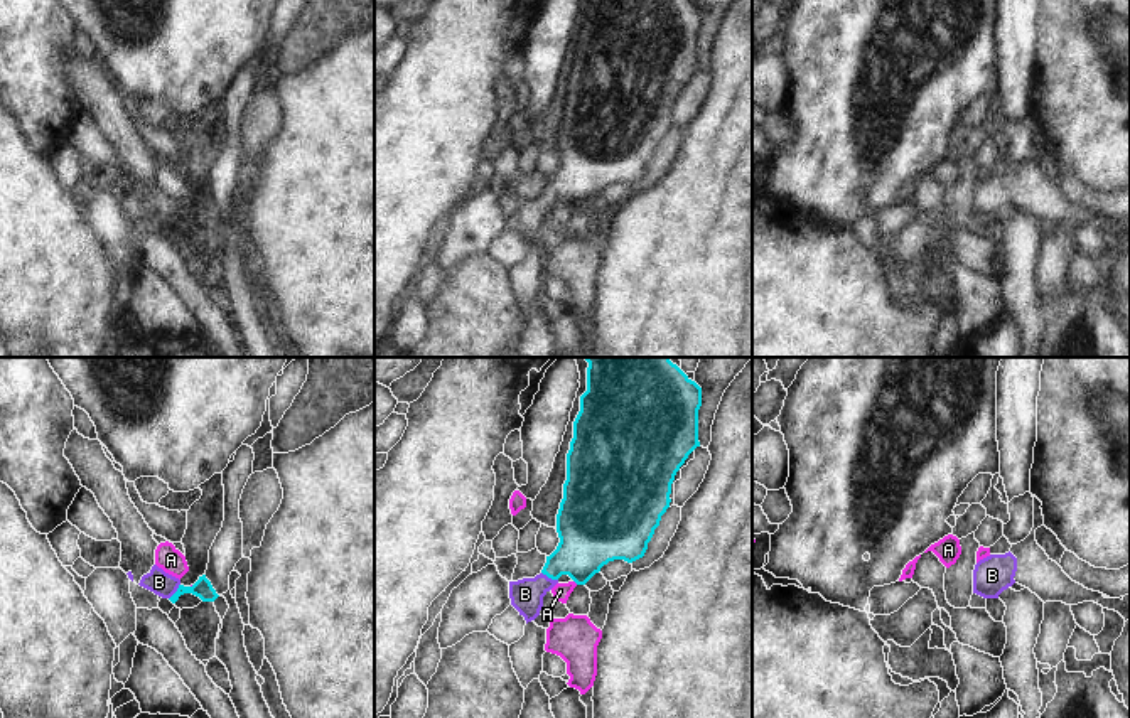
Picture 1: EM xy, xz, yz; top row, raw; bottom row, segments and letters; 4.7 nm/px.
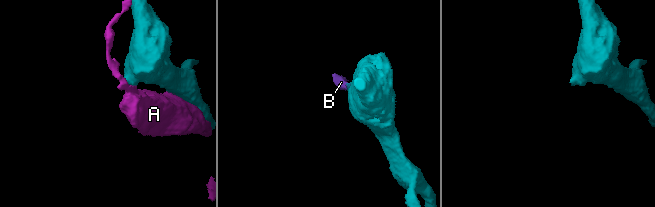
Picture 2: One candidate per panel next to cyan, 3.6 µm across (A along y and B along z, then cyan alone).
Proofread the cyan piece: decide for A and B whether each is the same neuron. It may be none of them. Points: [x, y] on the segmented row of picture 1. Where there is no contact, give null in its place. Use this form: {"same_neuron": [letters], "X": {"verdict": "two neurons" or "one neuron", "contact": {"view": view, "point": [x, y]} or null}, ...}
{"same_neuron": ["B"], "A": {"verdict": "two neurons", "contact": {"view": "xz", "point": [575, 582]}}, "B": {"verdict": "one neuron", "contact": {"view": "xz", "point": [550, 577]}}}

